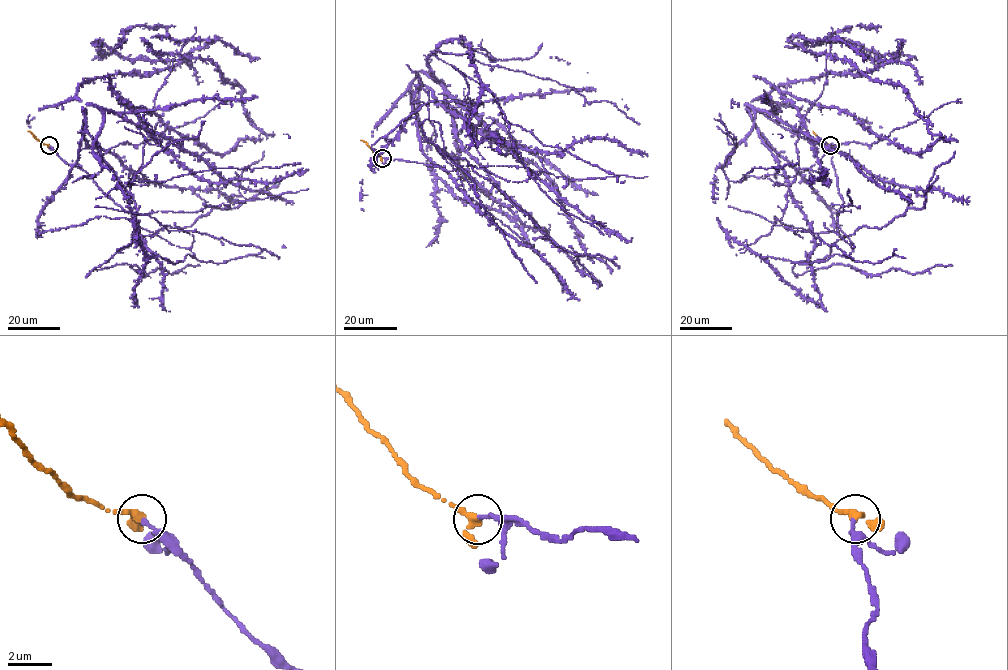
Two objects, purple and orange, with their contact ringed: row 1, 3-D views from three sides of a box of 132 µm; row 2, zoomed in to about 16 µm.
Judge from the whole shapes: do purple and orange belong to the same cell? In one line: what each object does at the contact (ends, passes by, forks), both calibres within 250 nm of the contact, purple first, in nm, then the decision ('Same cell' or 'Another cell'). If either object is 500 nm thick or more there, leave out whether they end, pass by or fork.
At the ring purple ends. At the ring orange passes by. Thickness 190 nm (purple) against 280 nm. Same cell

